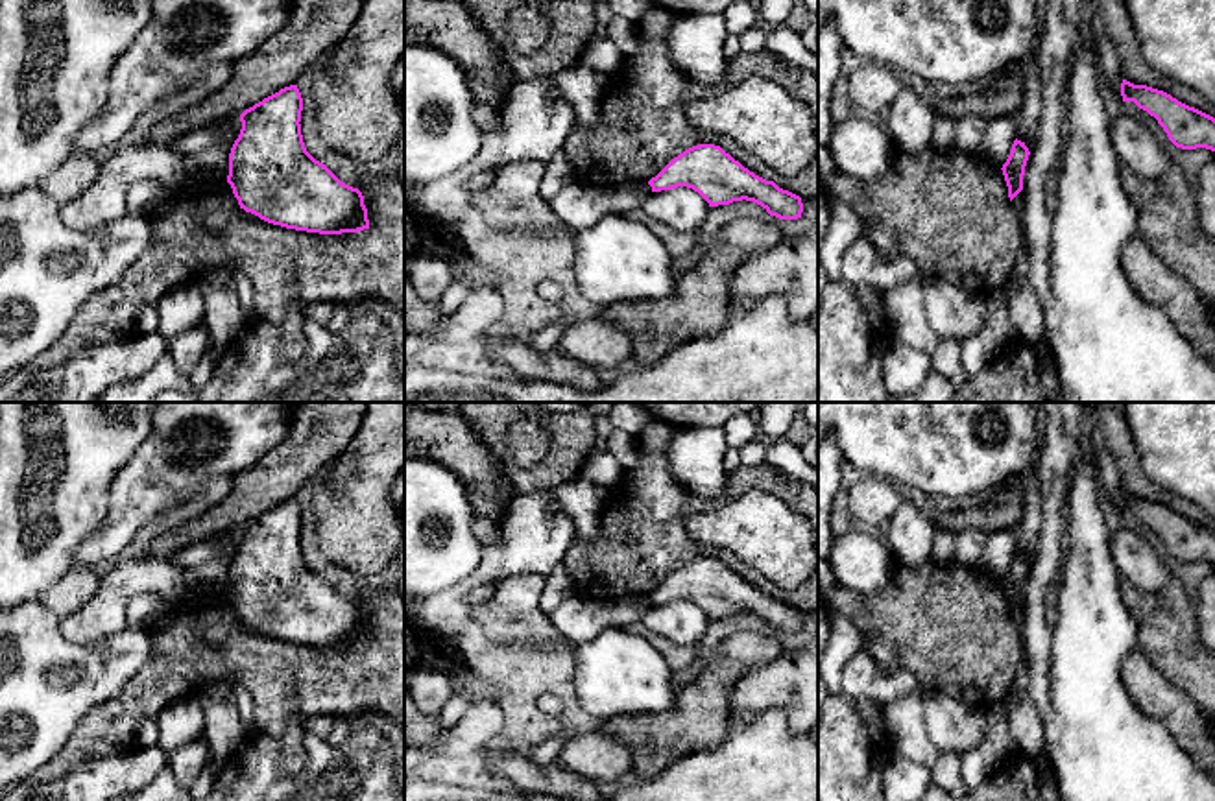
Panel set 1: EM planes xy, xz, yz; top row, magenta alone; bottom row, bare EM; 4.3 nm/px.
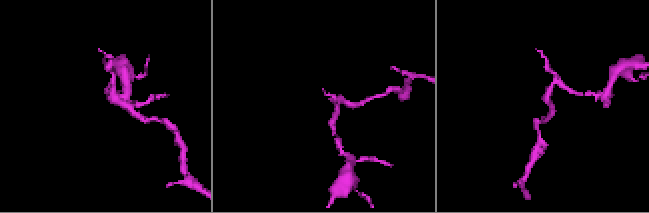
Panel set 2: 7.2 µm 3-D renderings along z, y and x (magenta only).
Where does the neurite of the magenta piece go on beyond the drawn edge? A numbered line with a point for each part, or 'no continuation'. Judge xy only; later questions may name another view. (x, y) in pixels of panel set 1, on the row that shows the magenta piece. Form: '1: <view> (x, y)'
no continuation

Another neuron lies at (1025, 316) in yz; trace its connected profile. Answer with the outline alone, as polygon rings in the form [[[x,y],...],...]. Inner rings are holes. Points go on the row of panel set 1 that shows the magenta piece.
[[[1025,277],[1003,301],[1008,306],[1008,340],[1025,340],[1049,349],[1043,306]]]

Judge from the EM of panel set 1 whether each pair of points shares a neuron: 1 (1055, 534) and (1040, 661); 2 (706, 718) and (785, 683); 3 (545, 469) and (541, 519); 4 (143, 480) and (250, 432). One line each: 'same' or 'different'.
1: same
2: different
3: different
4: same

